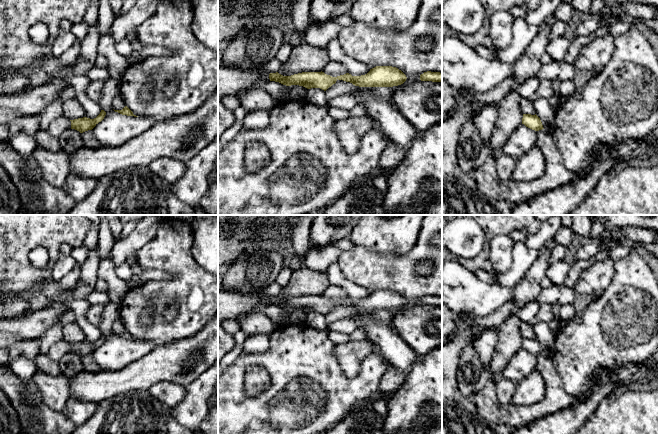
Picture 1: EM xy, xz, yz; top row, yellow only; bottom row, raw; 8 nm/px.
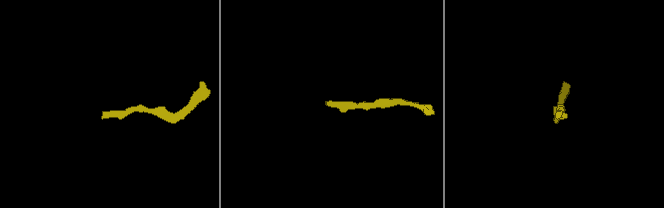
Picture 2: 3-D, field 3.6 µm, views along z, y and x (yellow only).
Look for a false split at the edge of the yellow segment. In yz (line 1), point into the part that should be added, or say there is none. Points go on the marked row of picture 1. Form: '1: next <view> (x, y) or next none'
1: next none

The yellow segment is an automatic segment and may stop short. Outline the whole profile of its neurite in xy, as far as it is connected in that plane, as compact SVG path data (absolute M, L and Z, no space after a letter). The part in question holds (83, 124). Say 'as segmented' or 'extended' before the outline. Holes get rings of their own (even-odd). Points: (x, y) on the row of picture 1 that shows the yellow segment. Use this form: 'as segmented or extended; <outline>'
as segmented; M101 110L100 114L94 118L90 119L87 117L78 118L71 121L71 129L75 129L80 133L83 133L88 130L92 130L99 122L101 122L106 115L104 110Z

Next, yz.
as segmented; M523 114L522 124L535 131L544 129L540 118L536 114Z

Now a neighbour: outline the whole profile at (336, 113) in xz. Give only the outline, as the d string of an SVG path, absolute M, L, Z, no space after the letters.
M329 107L329 115L334 120L342 120L350 117L347 110L341 108L333 108L333 107Z

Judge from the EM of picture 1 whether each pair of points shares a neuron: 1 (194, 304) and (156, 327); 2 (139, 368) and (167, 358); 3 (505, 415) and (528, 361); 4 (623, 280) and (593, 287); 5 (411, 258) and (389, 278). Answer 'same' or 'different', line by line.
1: same
2: same
3: different
4: different
5: same

